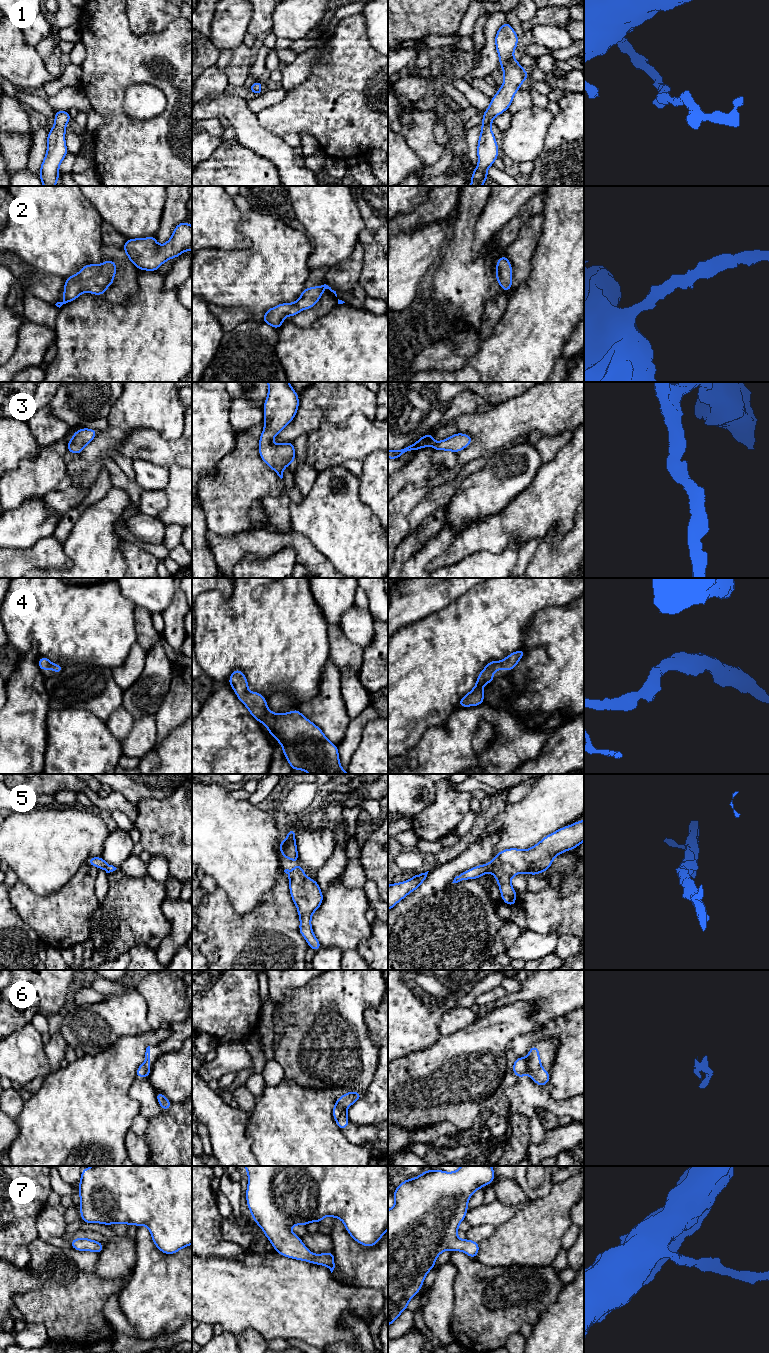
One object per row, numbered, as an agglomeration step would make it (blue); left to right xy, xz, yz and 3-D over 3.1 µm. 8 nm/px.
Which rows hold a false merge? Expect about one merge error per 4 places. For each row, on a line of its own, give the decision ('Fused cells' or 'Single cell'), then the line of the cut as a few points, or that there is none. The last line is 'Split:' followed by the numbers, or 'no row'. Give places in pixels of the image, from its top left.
1: Single cell. No split
2: Single cell. No split
3: Single cell. No split
4: Single cell. No split
5: Single cell. No split
6: Fused cells. Split along yz (524, 1059), (530, 1075)
7: Single cell. No split
Split: 6

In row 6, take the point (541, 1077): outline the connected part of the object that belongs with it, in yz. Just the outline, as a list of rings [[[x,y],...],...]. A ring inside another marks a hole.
[[[536,1045],[530,1048],[525,1061],[530,1069],[530,1077],[538,1086],[549,1084],[550,1074],[541,1066],[541,1058]]]

